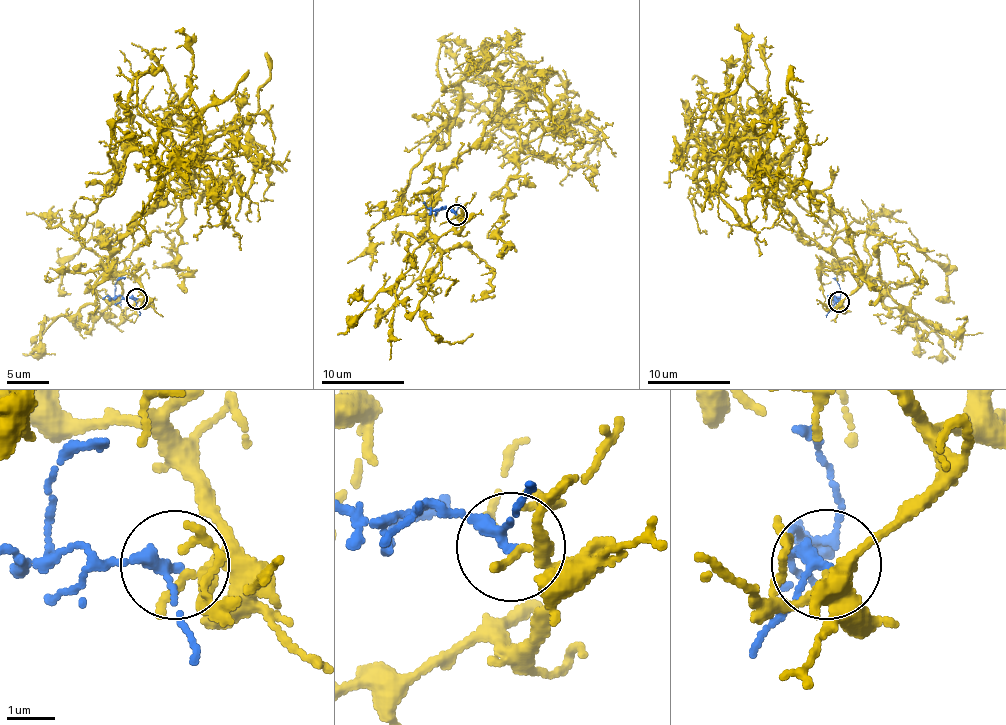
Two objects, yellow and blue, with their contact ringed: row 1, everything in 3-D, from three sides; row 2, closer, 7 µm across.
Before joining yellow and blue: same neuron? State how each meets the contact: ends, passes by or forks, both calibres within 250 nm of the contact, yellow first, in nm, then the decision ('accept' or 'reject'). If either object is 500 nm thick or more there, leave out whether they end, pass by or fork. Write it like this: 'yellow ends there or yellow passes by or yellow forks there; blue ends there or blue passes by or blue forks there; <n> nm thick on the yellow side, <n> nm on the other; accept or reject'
yellow passes by; blue passes by; 200 nm thick on the yellow side, 200 nm on the other; reject

